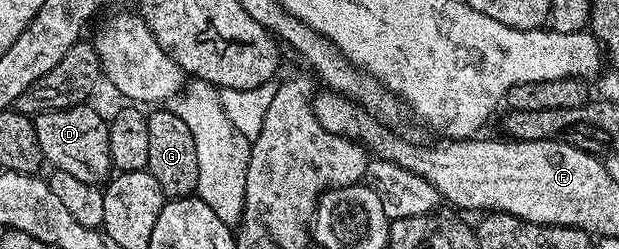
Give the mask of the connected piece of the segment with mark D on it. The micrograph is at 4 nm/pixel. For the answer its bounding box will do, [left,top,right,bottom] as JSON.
[33,104,112,184]

